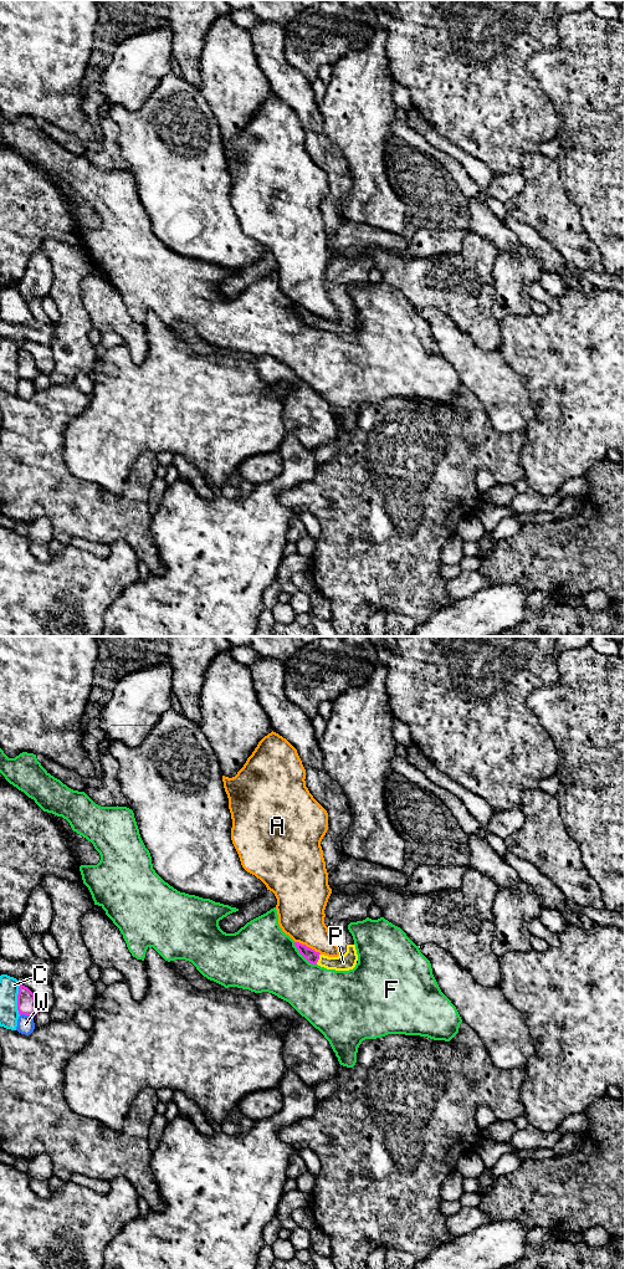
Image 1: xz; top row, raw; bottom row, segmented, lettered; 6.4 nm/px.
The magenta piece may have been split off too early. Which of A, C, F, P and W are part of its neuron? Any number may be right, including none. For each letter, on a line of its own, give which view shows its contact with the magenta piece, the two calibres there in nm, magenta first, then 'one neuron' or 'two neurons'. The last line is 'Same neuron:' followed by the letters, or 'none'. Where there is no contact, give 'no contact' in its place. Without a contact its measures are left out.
A: contact in xz; calibres 80 and 300 nm; two neurons
C: contact in xz; calibres 130 and 130 nm; two neurons
F: contact in xz; calibres 80 and 420 nm; two neurons
P: contact in xz; calibres 80 and 110 nm; one neuron
W: contact in xz; calibres 130 and 110 nm; two neurons
Same neuron: P

